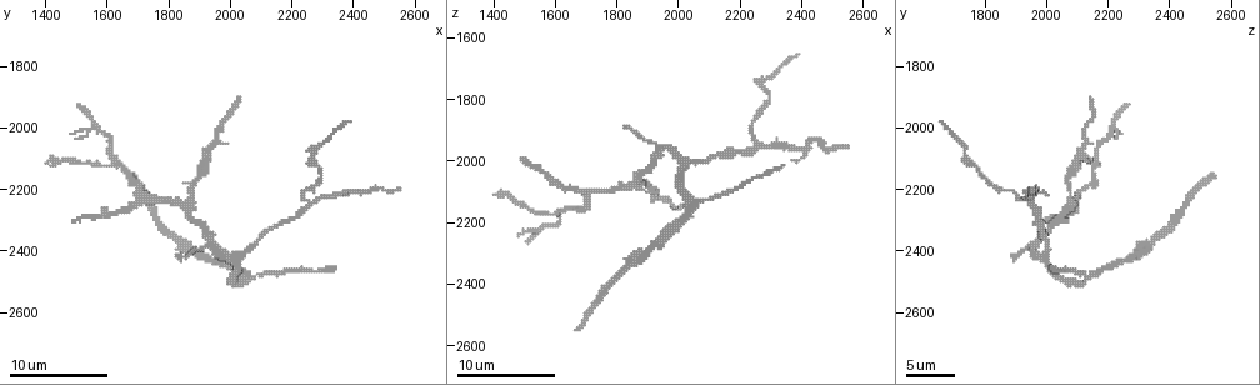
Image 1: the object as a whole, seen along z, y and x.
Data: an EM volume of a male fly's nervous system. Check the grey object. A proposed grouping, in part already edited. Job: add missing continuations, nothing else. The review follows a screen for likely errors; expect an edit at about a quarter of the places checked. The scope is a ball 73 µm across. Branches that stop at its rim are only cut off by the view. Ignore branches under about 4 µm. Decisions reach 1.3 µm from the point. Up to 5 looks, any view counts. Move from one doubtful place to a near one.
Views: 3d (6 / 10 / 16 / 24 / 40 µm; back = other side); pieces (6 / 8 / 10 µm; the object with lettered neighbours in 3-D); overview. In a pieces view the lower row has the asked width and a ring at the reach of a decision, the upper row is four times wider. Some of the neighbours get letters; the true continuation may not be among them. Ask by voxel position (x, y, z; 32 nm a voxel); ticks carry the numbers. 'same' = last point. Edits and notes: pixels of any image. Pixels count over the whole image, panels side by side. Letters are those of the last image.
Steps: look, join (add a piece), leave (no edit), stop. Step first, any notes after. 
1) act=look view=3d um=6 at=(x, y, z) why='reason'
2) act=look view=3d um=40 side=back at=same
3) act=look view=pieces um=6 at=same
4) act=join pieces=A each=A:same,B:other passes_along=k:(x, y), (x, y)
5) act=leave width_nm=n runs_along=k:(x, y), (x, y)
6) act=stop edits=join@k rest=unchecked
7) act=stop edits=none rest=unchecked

act=look view=pieces um=8 at=(1490, 2300, 1990) why='branch stops here'

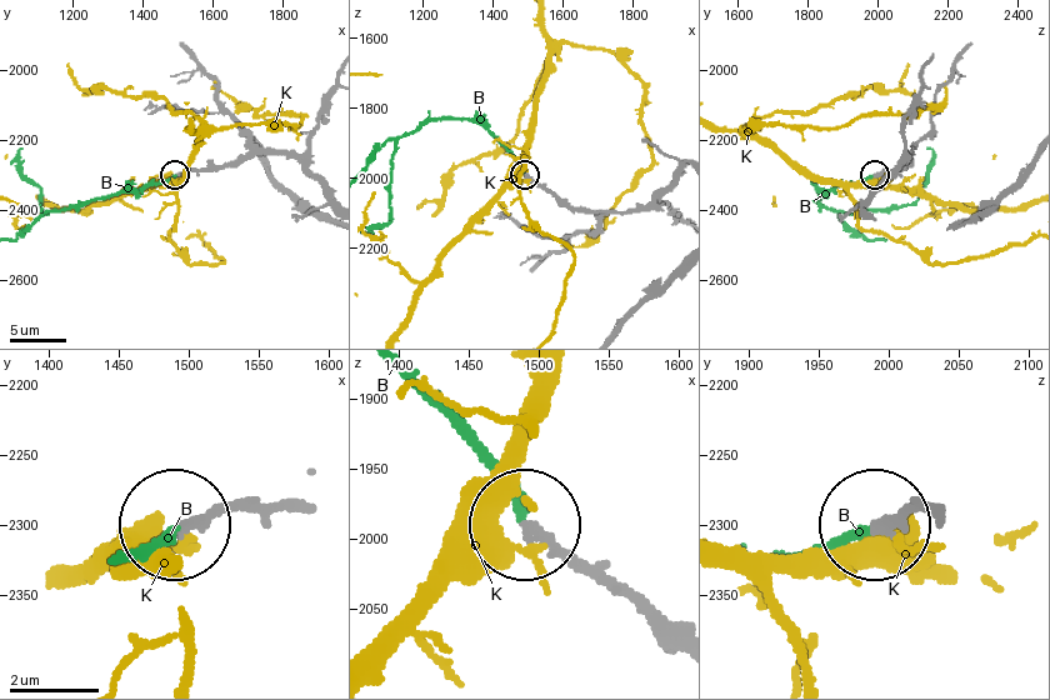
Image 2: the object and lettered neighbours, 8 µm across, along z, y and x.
act=join pieces=B width_nm=190 each=B:same,K:other passes_along=2:(554, 196), (463, 119), (389, 139), (373, 160) found='the neuron continues'

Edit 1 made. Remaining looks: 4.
act=look view=3d um=10 at=(1410, 2110, 2120) why='tapers out'

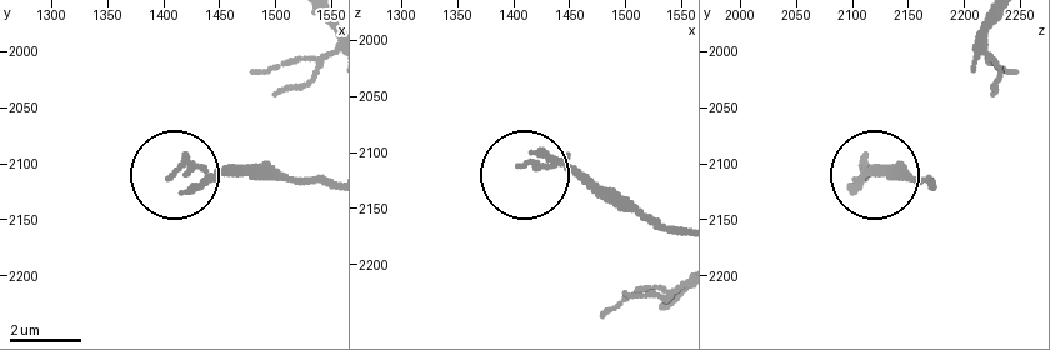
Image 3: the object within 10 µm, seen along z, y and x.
act=look view=pieces um=8 at=(1406, 2110, 2110) why='what lies round it'

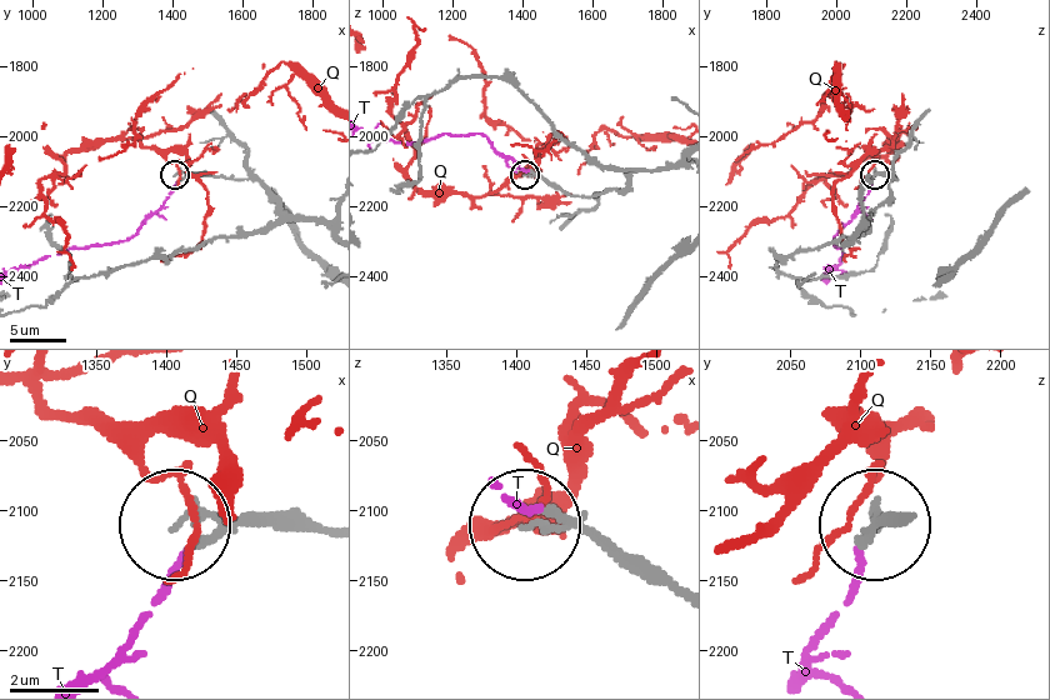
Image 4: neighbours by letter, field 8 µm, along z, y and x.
act=join pieces=T each=Q:other,T:same passes_along=4:(658, 580), (513, 499) found='it goes on there'

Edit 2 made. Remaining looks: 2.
act=look view=pieces um=8 at=(2340, 2460, 2020) why='thin end'

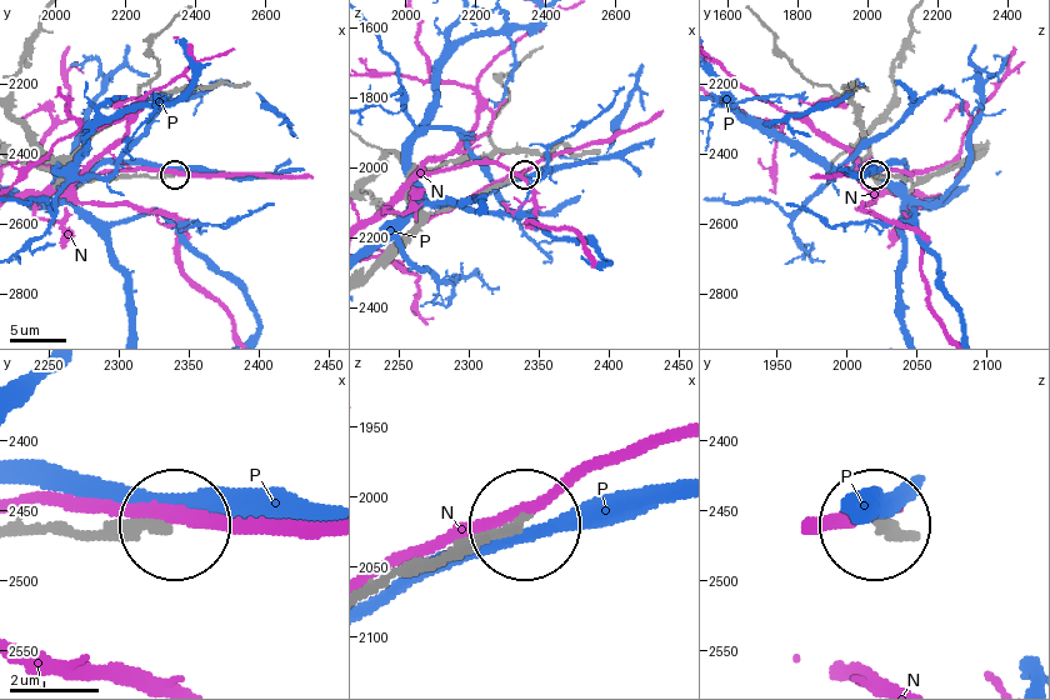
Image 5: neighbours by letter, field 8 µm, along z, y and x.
act=leave each=N:other,P:other runs_along=5:(374, 591), (515, 531) found='no lettered piece goes on from it'

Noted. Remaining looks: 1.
act=stop edits=join@2,join@4 rest=unchecked

